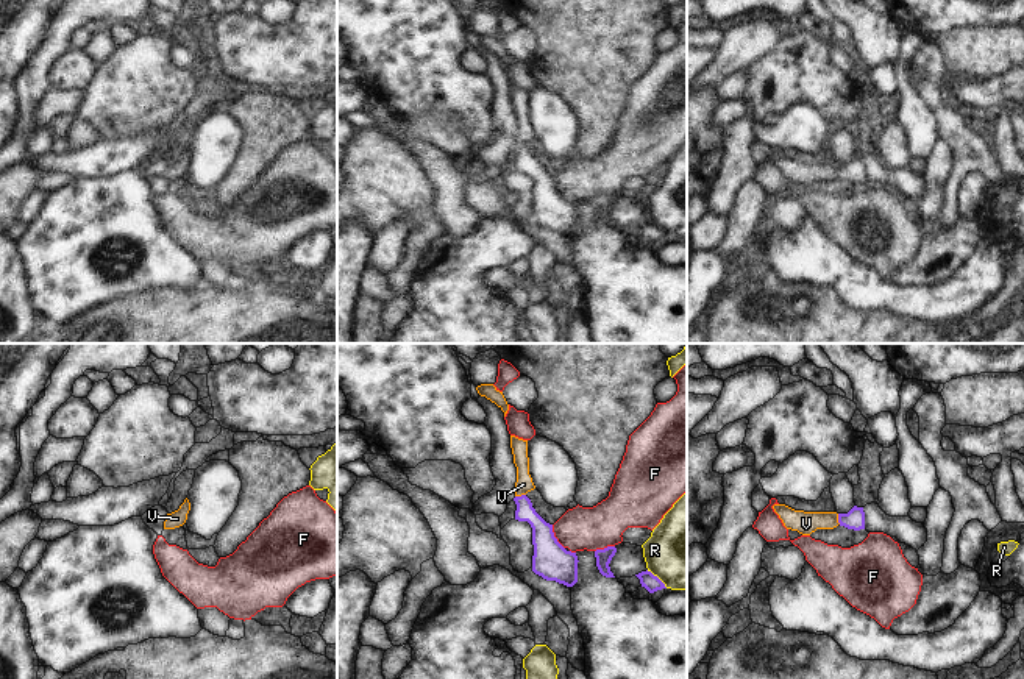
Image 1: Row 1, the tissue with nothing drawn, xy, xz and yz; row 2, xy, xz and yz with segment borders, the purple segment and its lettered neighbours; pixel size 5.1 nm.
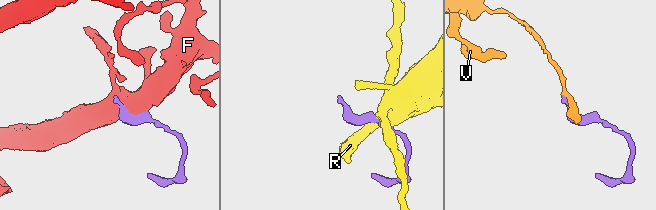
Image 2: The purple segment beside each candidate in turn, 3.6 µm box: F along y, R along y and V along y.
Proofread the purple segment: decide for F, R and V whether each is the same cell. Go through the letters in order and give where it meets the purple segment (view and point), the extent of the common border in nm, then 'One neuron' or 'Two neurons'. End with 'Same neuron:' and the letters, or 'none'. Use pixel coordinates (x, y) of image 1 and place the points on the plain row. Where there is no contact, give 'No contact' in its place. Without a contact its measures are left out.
F: Touches purple at xz (554, 188). Shared border 140 nm. Two neurons
R: Touches purple at xz (657, 228). Shared border 140 nm. Two neurons
V: Touches purple at xz (522, 145). Shared border 60 nm. One neuron
Same neuron: V

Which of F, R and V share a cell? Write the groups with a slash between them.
F / R / V

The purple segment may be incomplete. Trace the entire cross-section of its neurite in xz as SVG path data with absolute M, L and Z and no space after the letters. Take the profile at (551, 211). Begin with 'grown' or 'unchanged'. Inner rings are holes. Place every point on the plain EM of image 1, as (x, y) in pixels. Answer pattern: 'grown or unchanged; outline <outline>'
grown; outline M510 86L514 114L517 117L515 170L528 172L532 178L532 222L546 231L556 231L567 237L578 233L578 206L567 201L554 187L553 175L546 173L532 158L528 142L535 136L529 125L528 91Z

